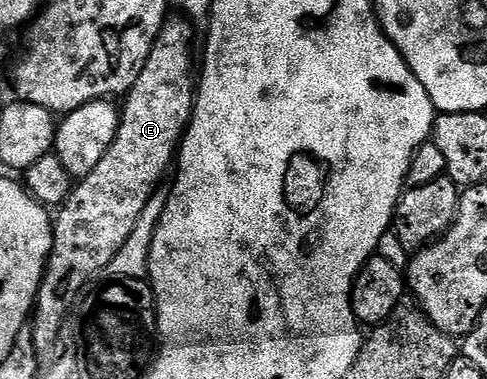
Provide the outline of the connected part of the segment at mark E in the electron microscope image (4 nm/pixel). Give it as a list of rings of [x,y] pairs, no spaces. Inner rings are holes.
[[[169,18],[163,23],[163,29],[155,40],[153,50],[137,82],[128,90],[122,101],[119,129],[109,150],[105,150],[105,158],[97,162],[97,170],[93,170],[93,174],[82,177],[72,187],[67,201],[59,205],[54,213],[51,257],[47,260],[47,268],[43,272],[37,303],[33,309],[32,332],[40,361],[50,361],[56,355],[54,354],[55,347],[59,344],[59,335],[62,334],[63,323],[67,320],[67,304],[80,299],[81,293],[92,283],[90,280],[98,272],[106,273],[117,250],[121,250],[121,246],[125,246],[125,242],[129,239],[129,234],[133,234],[133,226],[137,226],[137,218],[141,218],[141,210],[145,210],[151,195],[162,185],[159,183],[162,182],[167,167],[169,167],[168,172],[172,167],[171,159],[174,156],[176,159],[180,151],[183,133],[187,131],[191,122],[191,110],[197,103],[197,84],[193,79],[193,72],[191,76],[191,27],[193,24],[190,19],[178,19]]]

